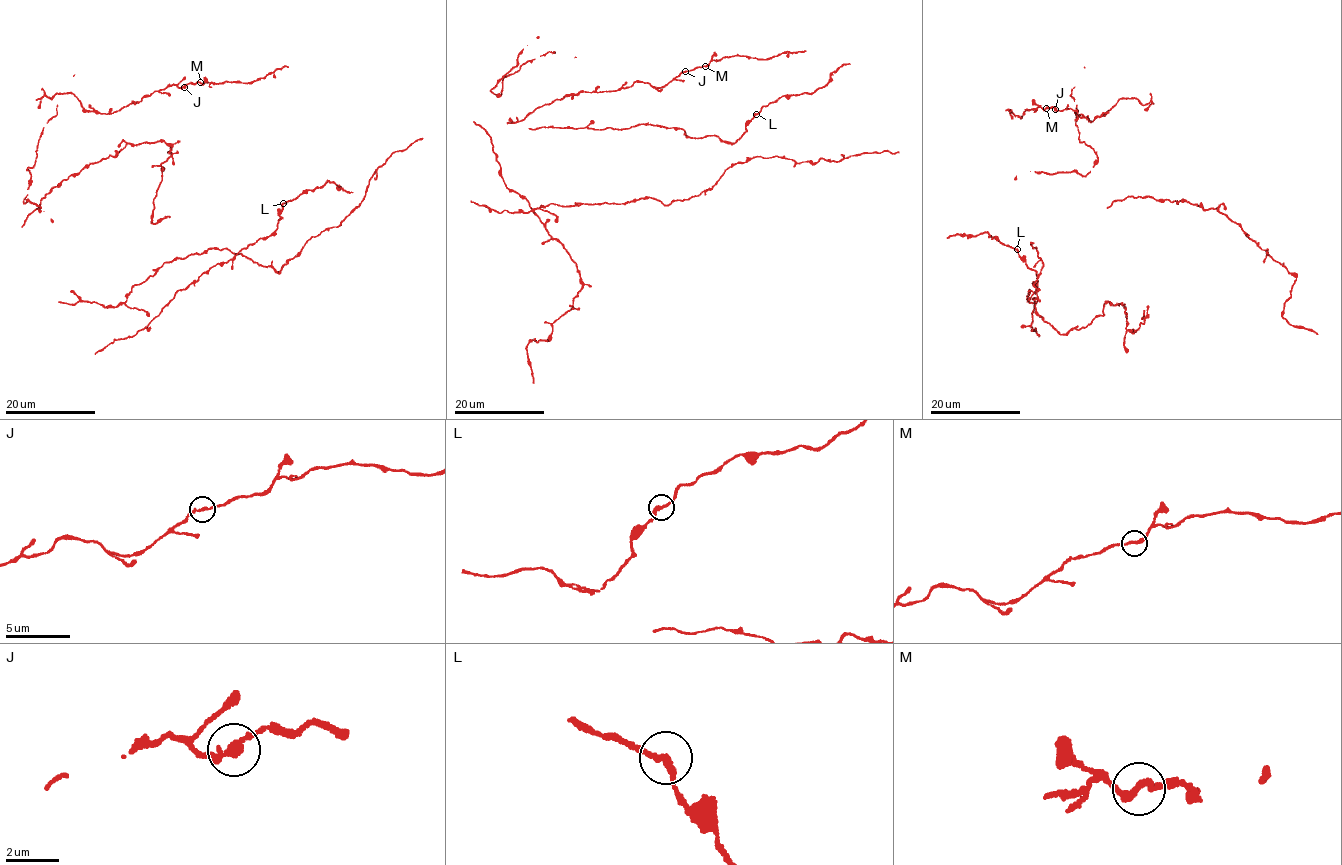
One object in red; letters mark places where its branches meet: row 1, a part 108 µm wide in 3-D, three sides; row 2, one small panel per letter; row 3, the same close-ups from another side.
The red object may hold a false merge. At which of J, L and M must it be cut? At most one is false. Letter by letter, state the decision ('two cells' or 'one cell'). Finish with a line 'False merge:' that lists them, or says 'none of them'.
J: one cell
L: one cell
M: one cell
False merge: none of them

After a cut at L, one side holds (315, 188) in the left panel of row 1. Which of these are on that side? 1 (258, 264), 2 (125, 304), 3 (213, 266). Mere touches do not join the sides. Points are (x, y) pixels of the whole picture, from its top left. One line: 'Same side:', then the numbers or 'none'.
Same side: 1, 2

